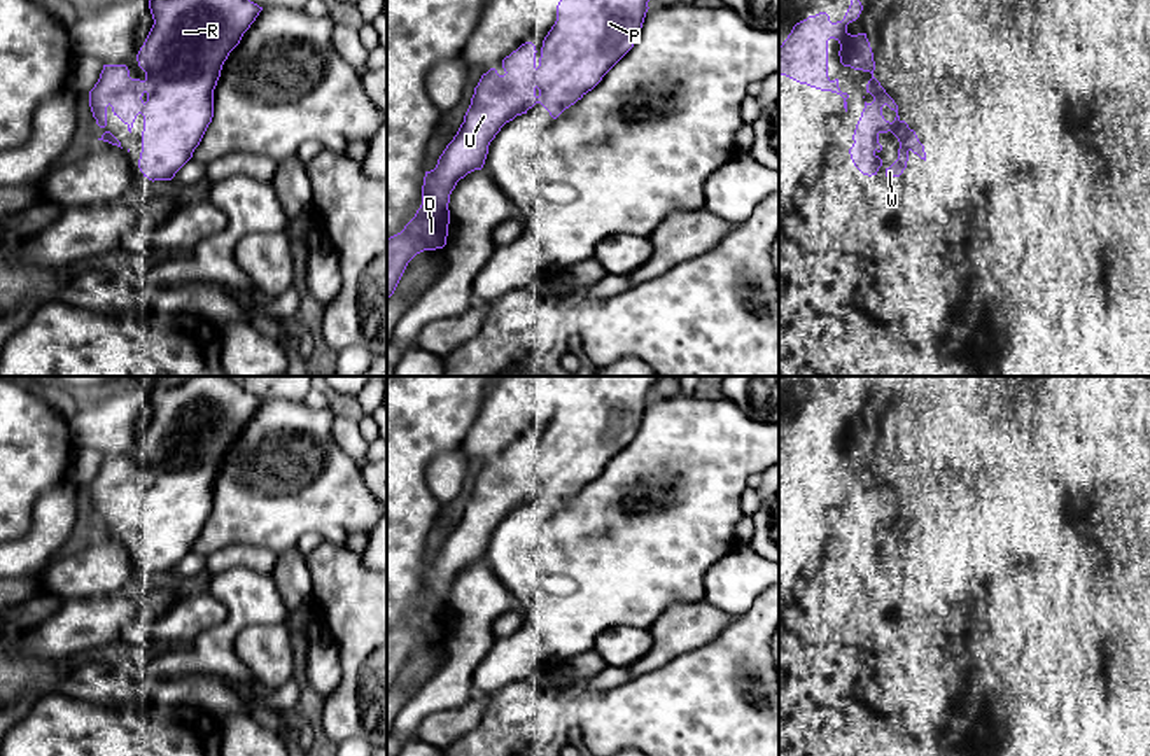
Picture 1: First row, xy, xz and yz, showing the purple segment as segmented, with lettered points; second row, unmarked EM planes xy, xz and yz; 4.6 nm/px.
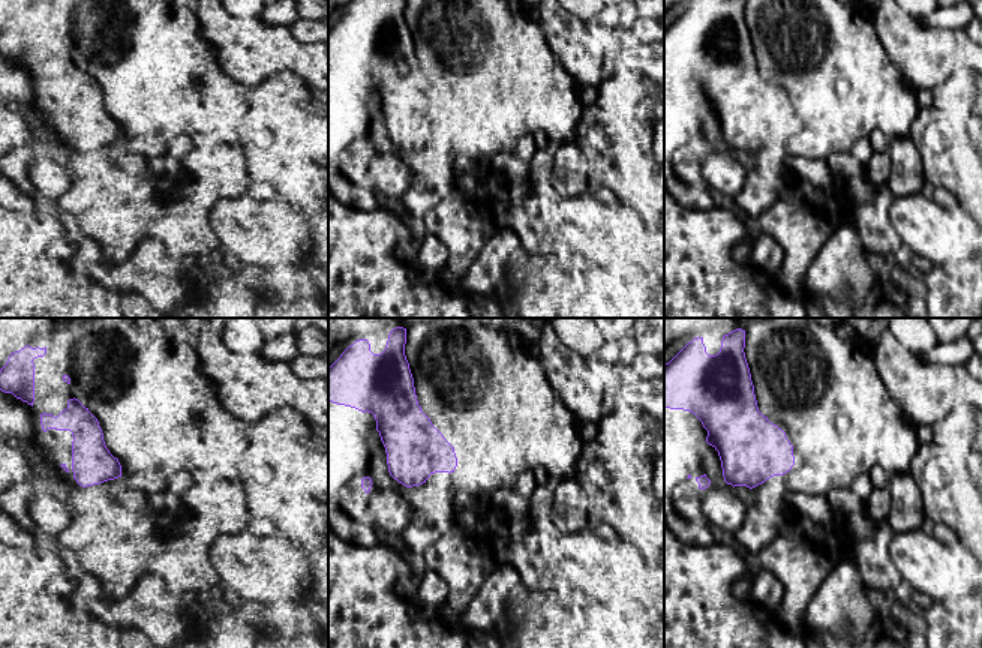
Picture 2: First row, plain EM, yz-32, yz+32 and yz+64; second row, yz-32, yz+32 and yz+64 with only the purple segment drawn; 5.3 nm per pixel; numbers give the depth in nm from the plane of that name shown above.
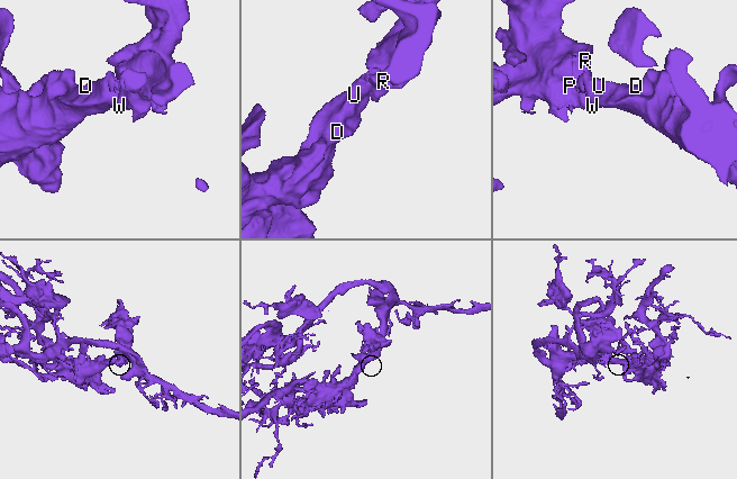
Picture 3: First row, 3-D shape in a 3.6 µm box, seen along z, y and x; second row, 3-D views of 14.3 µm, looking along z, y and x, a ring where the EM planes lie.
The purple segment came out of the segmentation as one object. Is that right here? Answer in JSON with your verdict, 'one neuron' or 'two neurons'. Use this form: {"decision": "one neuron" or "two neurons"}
{"decision": "one neuron"}

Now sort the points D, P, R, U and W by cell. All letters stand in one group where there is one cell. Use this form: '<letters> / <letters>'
D P R U W

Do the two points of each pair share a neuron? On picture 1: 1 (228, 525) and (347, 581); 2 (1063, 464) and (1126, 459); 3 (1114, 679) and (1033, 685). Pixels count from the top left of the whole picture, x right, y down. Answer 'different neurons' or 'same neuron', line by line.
1: different neurons
2: same neuron
3: different neurons

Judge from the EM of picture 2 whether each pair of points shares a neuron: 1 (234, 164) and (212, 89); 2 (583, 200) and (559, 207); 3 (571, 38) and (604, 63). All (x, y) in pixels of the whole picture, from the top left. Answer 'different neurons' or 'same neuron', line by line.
1: different neurons
2: same neuron
3: same neuron

